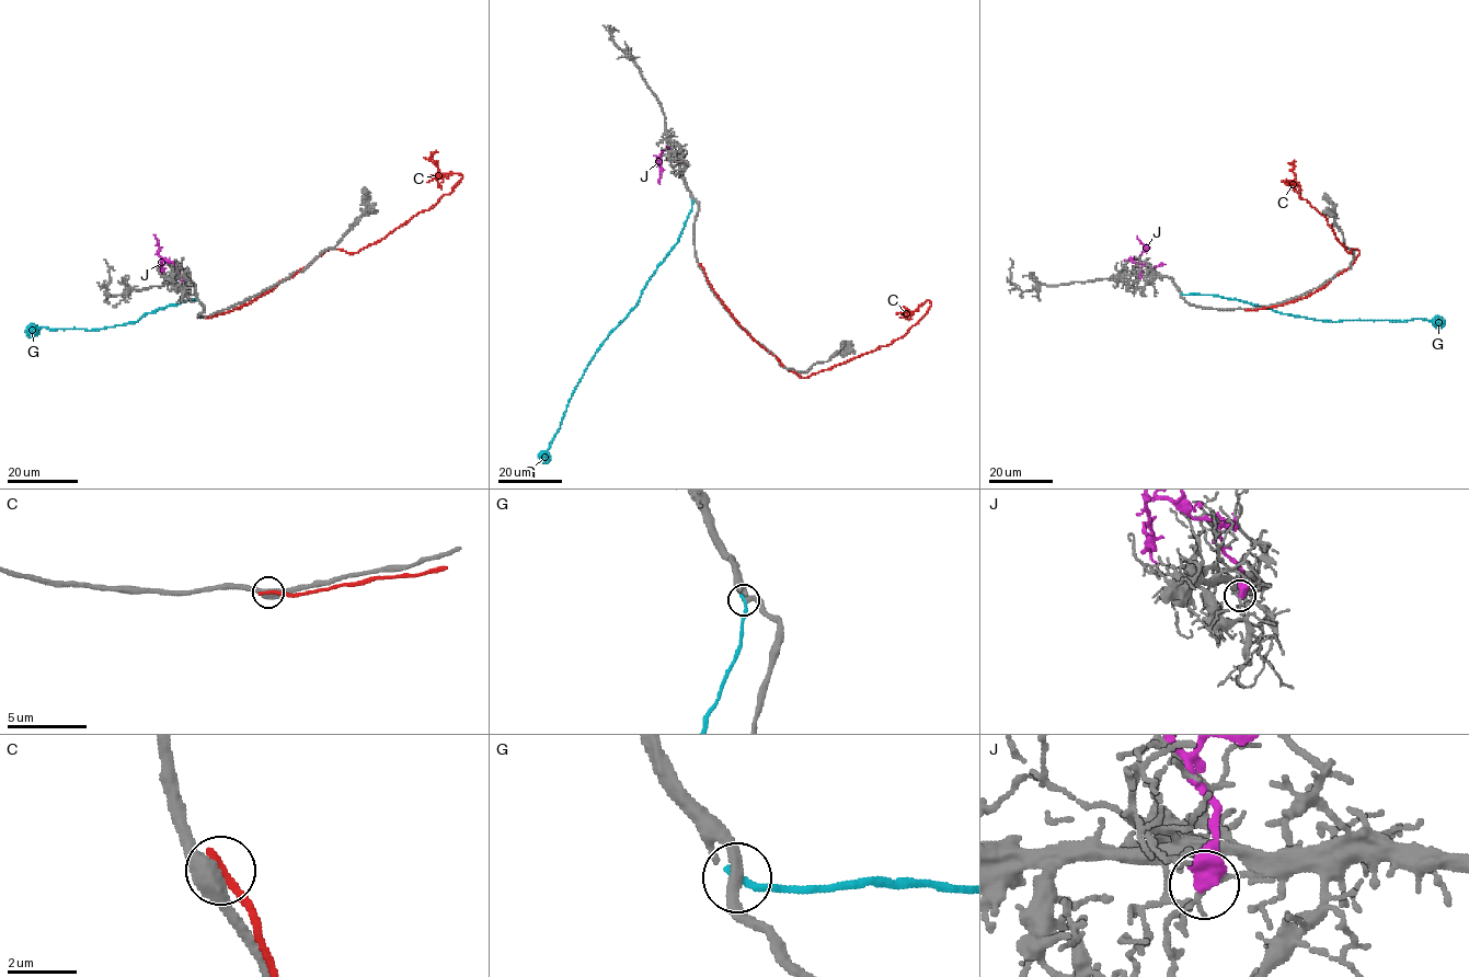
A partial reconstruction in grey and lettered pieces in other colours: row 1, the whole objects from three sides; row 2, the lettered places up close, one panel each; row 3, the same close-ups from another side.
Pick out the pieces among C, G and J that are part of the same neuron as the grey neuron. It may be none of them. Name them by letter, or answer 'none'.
G

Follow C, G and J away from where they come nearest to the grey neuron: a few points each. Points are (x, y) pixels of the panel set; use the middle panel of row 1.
C: (700, 265), (737, 323), (803, 378), (902, 337), (930, 302), (909, 313), (904, 310), (908, 312)
G: (691, 198), (679, 239), (643, 289), (638, 303), (597, 349), (574, 390), (548, 459), (542, 462)
J: (679, 158), (667, 149), (663, 151), (660, 183)

